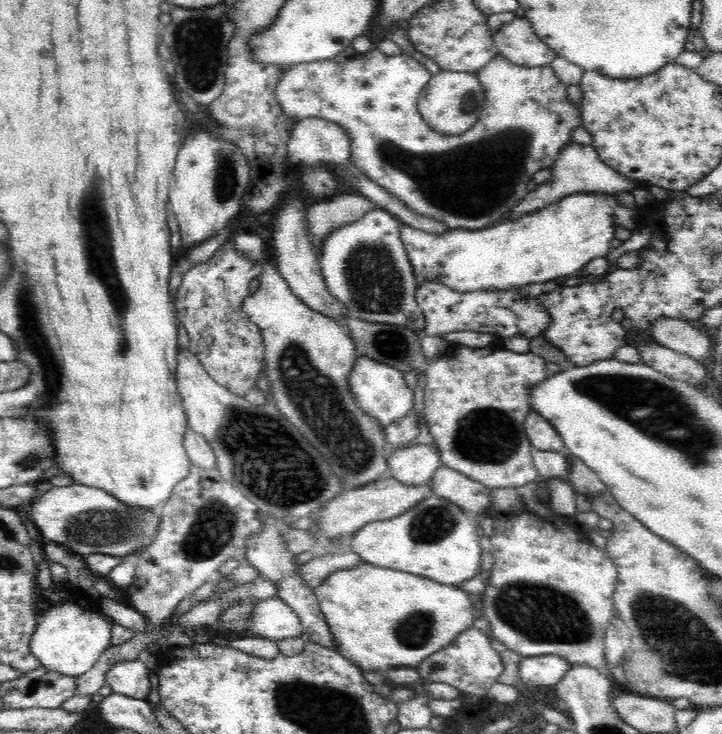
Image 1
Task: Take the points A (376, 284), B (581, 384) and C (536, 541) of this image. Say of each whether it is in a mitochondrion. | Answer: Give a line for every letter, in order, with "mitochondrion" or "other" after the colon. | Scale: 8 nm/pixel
A: mitochondrion
B: mitochondrion
C: other

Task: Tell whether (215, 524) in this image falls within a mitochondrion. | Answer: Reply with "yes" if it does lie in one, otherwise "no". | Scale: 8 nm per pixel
yes

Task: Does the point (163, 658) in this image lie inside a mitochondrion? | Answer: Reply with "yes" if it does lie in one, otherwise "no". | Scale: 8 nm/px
no

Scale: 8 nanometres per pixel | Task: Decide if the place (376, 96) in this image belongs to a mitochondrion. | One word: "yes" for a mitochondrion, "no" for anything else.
no

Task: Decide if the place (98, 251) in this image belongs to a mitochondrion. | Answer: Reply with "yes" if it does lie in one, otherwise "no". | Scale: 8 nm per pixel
yes

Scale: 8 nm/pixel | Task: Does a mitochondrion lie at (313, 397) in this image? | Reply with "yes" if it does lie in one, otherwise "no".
yes

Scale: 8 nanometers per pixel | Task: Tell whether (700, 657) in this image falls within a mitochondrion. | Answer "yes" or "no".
yes

